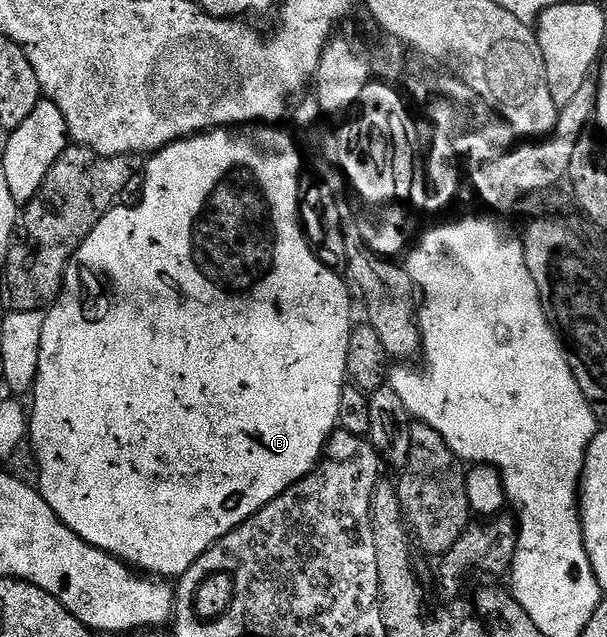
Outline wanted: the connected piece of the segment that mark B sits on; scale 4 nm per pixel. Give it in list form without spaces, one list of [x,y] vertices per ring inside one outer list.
[[[252,126],[247,130],[213,130],[203,134],[188,137],[187,140],[176,140],[170,146],[166,146],[160,152],[151,157],[148,169],[144,172],[144,197],[140,200],[137,208],[120,208],[113,206],[110,211],[94,226],[94,230],[80,243],[78,251],[72,255],[72,261],[64,271],[64,284],[60,288],[60,294],[55,304],[47,309],[44,325],[42,326],[42,346],[38,354],[38,374],[36,386],[30,393],[30,444],[36,451],[36,464],[40,467],[40,484],[38,491],[44,497],[44,501],[58,514],[58,518],[78,538],[82,538],[90,546],[98,550],[117,556],[125,564],[152,578],[179,578],[198,562],[206,550],[210,550],[226,534],[230,534],[242,522],[246,522],[262,506],[274,502],[274,498],[281,496],[290,486],[297,484],[302,478],[306,478],[316,469],[320,457],[324,455],[324,447],[328,439],[338,428],[338,402],[342,398],[342,390],[346,386],[348,367],[346,366],[346,354],[350,350],[350,334],[354,327],[352,320],[352,296],[345,277],[339,271],[327,268],[317,258],[304,236],[304,229],[300,227],[300,152],[296,144],[281,129],[276,126]]]

